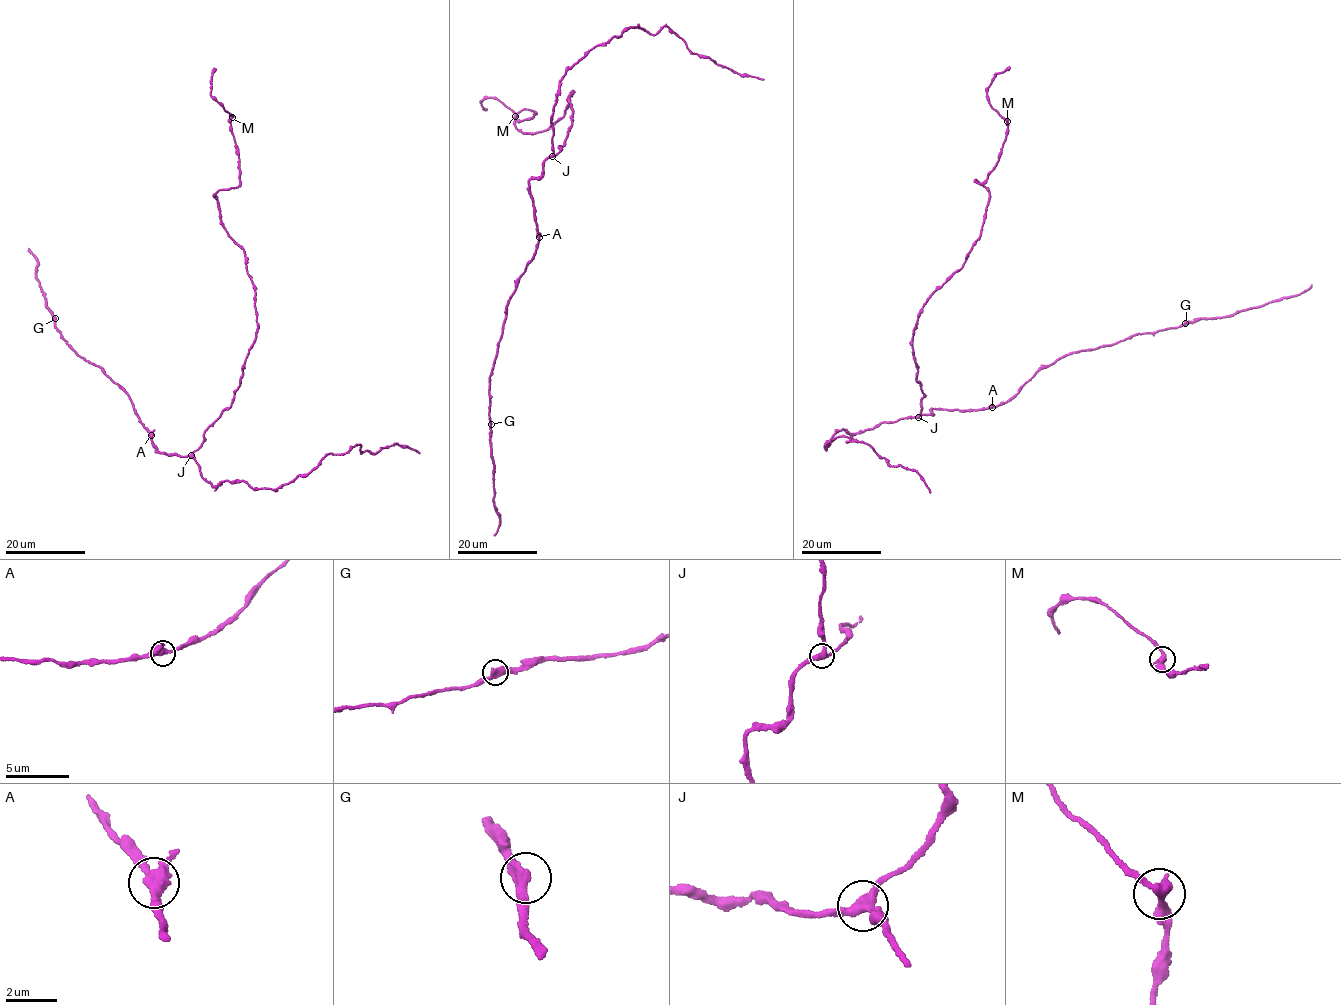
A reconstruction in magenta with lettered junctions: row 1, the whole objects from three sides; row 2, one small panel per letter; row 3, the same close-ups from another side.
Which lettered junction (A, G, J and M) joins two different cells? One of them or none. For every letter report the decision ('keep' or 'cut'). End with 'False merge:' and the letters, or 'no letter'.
A: keep
G: keep
J: keep
M: keep
False merge: no letter

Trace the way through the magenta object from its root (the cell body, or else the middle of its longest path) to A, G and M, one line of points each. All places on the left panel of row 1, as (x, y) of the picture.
A: (200, 447), (188, 456), (159, 453), (151, 443), (151, 435)
G: (200, 447), (188, 456), (159, 453), (128, 395), (99, 366), (68, 345), (54, 327), (55, 318)
M: (200, 447), (209, 426), (230, 406), (257, 327), (244, 250), (223, 226), (214, 196), (240, 182), (232, 117)

